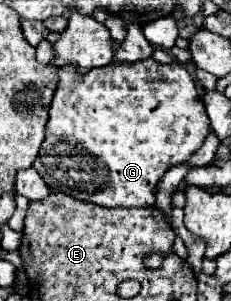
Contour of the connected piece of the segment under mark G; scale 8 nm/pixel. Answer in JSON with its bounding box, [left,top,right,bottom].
[34,58,210,208]

